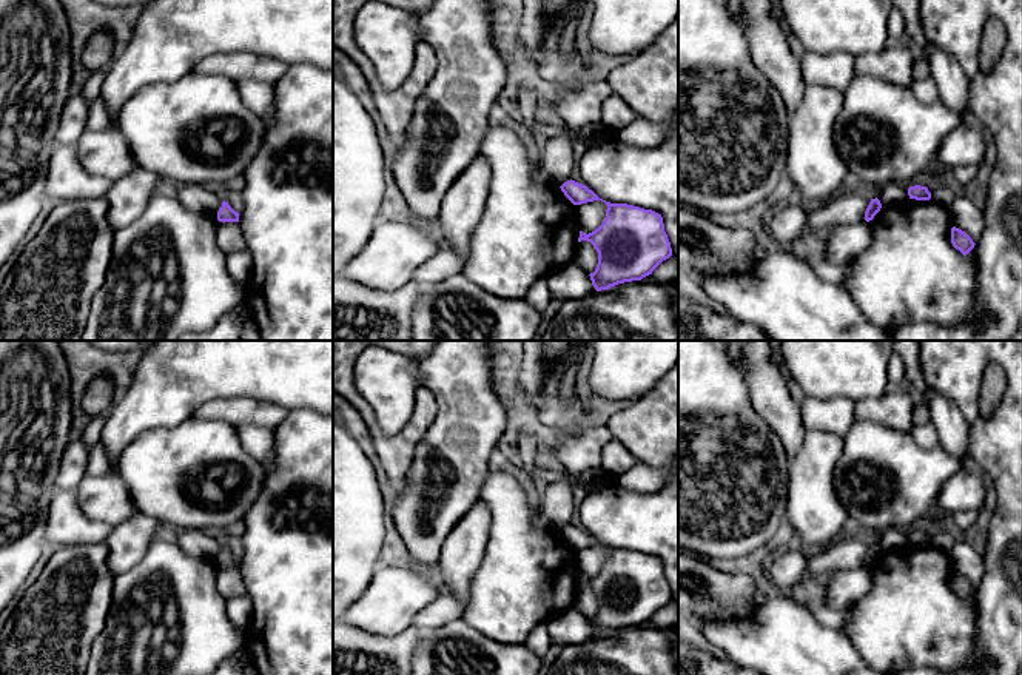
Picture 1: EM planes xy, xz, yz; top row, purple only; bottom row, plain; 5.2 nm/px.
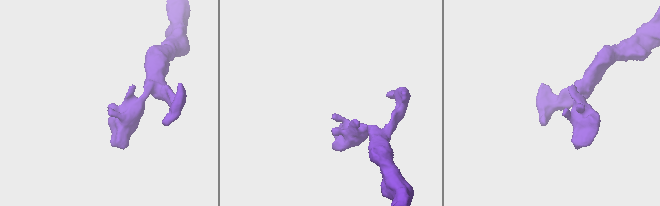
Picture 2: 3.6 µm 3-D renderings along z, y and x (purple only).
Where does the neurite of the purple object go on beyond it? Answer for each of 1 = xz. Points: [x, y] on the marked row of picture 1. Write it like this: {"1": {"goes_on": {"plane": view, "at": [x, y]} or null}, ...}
{"1": {"goes_on": null}}

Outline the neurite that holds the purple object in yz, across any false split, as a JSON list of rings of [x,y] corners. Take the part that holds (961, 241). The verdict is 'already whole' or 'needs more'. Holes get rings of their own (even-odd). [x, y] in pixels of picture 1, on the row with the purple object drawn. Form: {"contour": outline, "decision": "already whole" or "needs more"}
{"contour": [[[953,227],[951,228],[951,243],[956,250],[959,250],[963,256],[967,256],[973,248],[973,239],[962,230]]], "decision": "already whole"}

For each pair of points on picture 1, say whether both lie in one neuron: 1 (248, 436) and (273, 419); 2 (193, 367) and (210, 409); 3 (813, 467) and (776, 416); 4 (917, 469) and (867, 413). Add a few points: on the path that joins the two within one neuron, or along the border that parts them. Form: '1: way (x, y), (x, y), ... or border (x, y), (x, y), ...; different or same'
1: border (236, 426), (265, 426), (273, 430); different
2: border (242, 396), (210, 399), (193, 416); different
3: border (808, 430), (800, 450), (790, 463); different
4: border (857, 419), (879, 423), (908, 433); different

